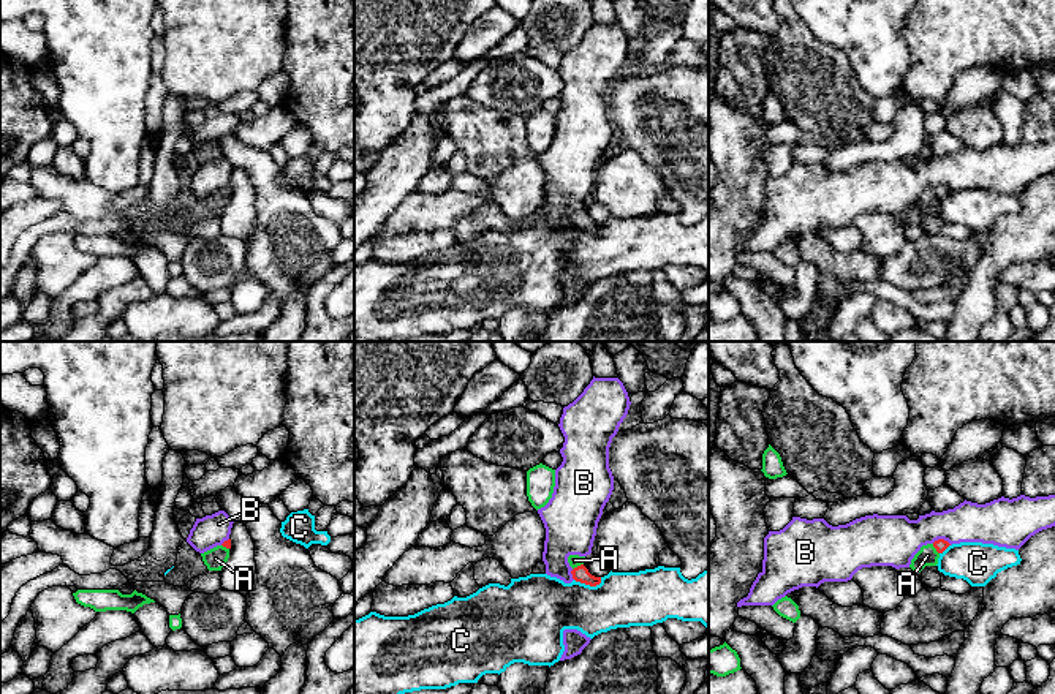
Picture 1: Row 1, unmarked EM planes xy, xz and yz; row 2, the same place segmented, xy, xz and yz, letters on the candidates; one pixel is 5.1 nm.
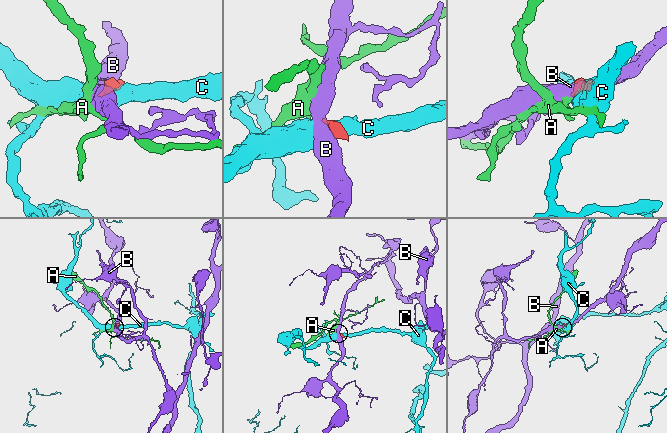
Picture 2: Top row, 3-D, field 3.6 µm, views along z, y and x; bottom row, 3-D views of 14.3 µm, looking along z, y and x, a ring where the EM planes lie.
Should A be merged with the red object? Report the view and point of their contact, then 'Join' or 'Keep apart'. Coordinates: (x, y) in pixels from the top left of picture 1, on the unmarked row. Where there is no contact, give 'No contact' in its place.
Touches red at xz (578, 212). Join

